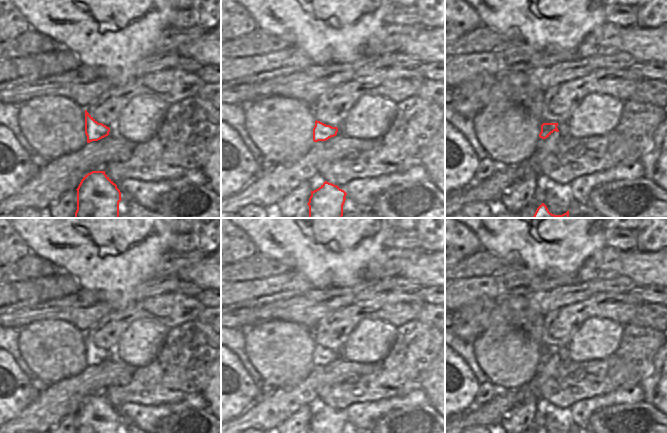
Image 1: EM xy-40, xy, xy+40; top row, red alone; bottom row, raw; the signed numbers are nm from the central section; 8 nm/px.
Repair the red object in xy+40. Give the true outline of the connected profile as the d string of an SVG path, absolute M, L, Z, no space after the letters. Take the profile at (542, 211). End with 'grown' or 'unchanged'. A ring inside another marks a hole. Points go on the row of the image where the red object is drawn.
M542 203L536 210L533 218L569 218L569 210L562 215L554 215L549 212L547 206Z; unchanged

